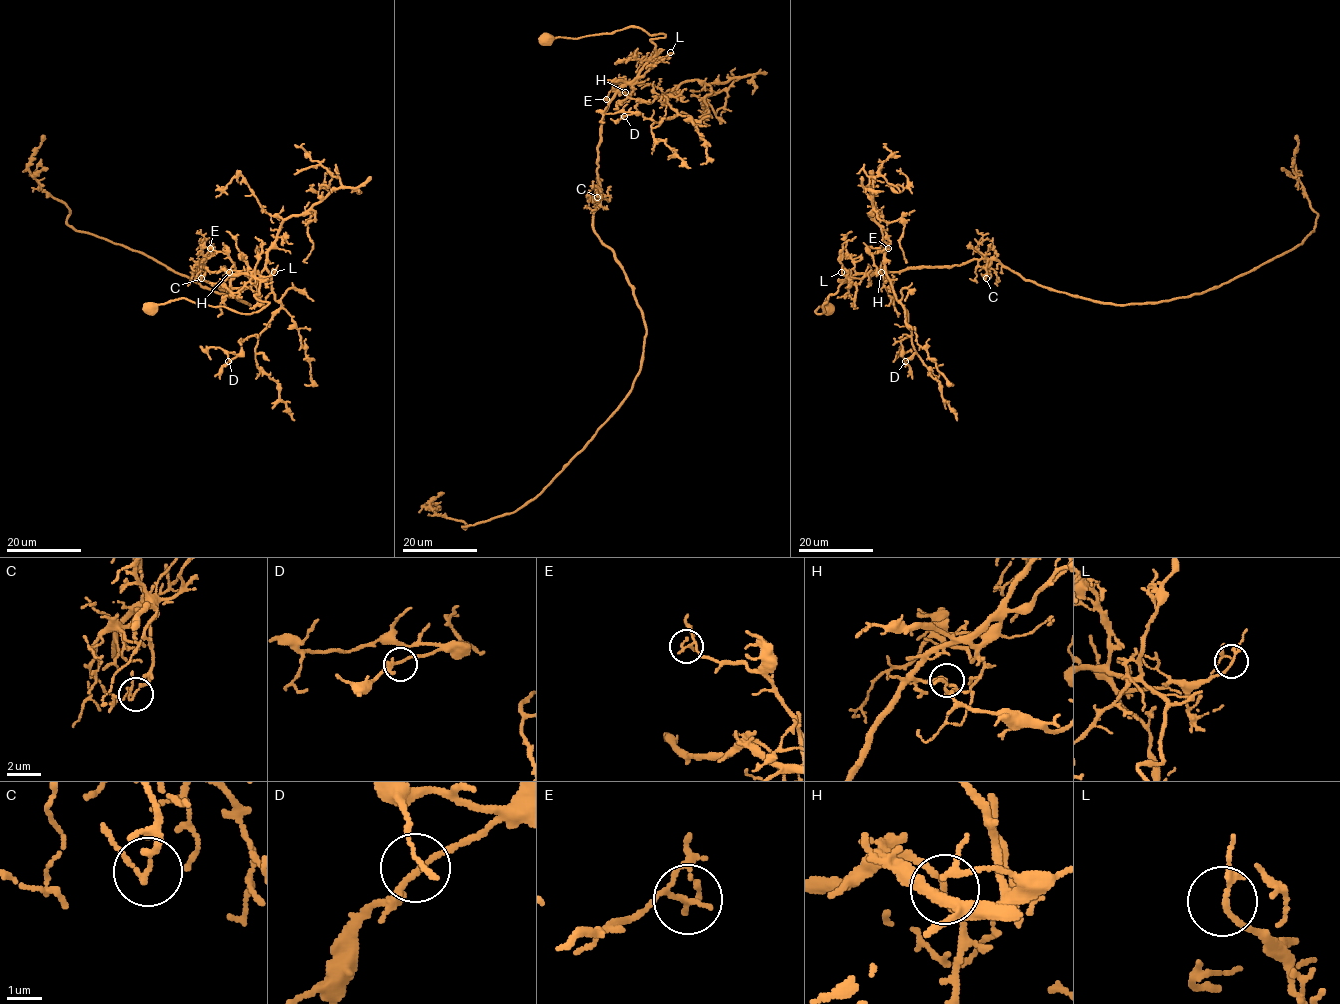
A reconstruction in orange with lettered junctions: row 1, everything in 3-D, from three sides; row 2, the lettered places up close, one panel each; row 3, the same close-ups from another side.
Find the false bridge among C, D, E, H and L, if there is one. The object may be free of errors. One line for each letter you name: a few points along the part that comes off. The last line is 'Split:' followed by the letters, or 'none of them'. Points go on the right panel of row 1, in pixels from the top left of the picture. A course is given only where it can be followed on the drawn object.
H: course (881, 272), (889, 288), (885, 241), (869, 216), (867, 187), (876, 176), (904, 187), (907, 178), (896, 170)
Split: H

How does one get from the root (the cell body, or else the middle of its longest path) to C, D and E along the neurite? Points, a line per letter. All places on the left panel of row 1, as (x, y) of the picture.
C: (150, 308), (185, 298), (251, 314), (269, 304), (254, 295), (255, 277), (210, 271), (204, 259), (201, 278)
D: (150, 308), (257, 312), (260, 281), (230, 281), (250, 288), (265, 268), (281, 306), (228, 361)
E: (150, 308), (185, 298), (251, 314), (269, 304), (254, 295), (258, 279), (235, 274), (230, 258), (210, 248)

